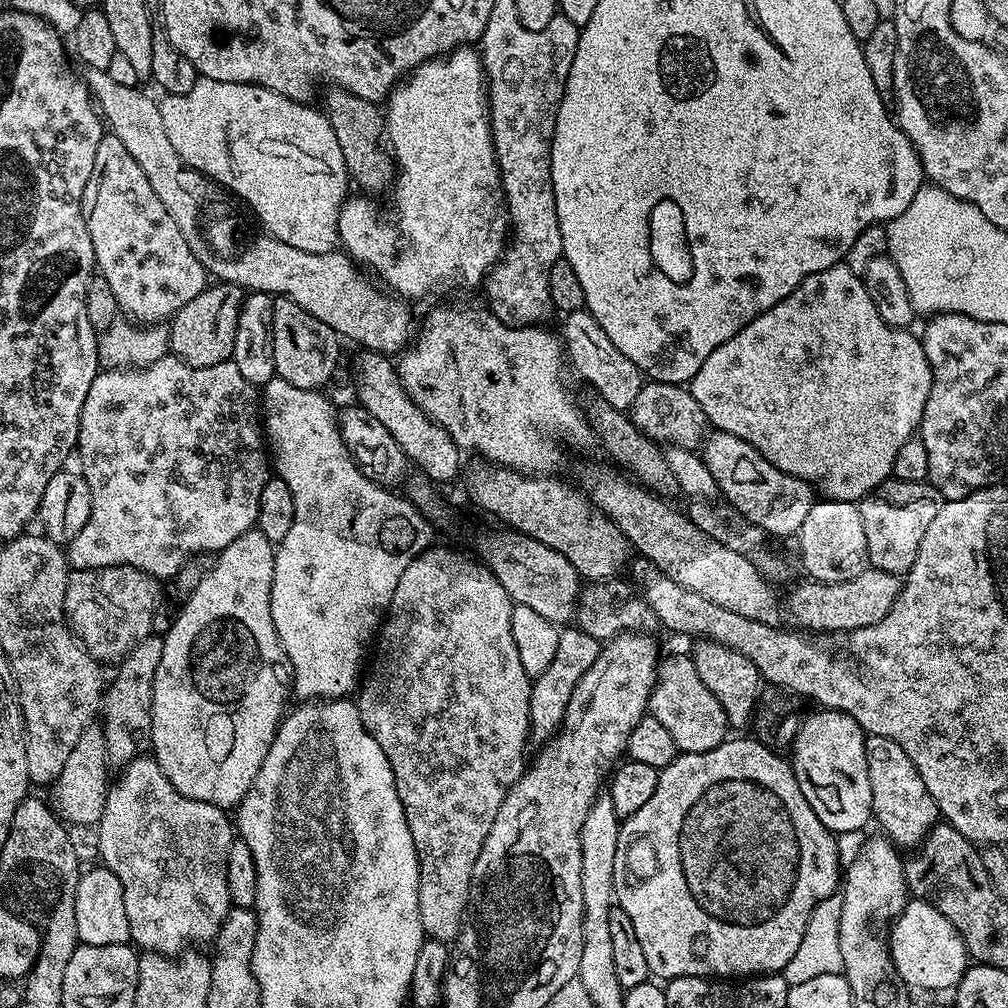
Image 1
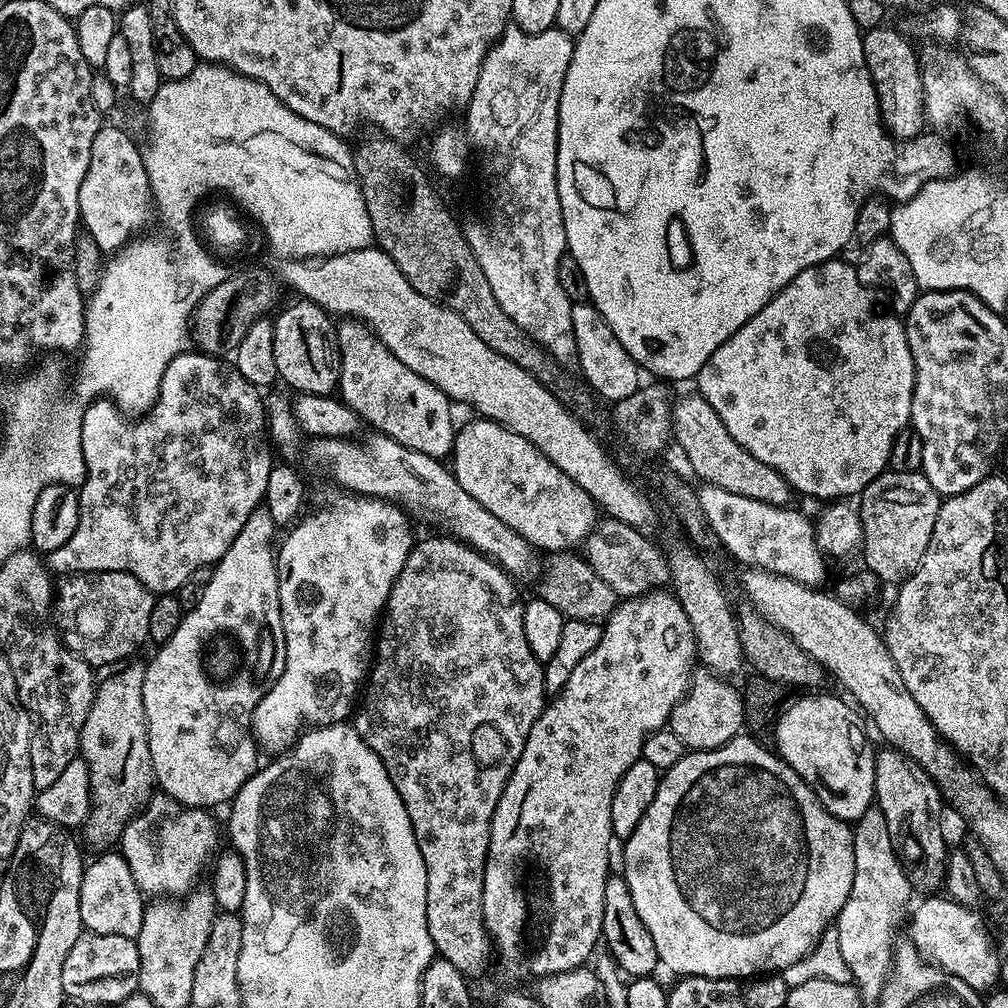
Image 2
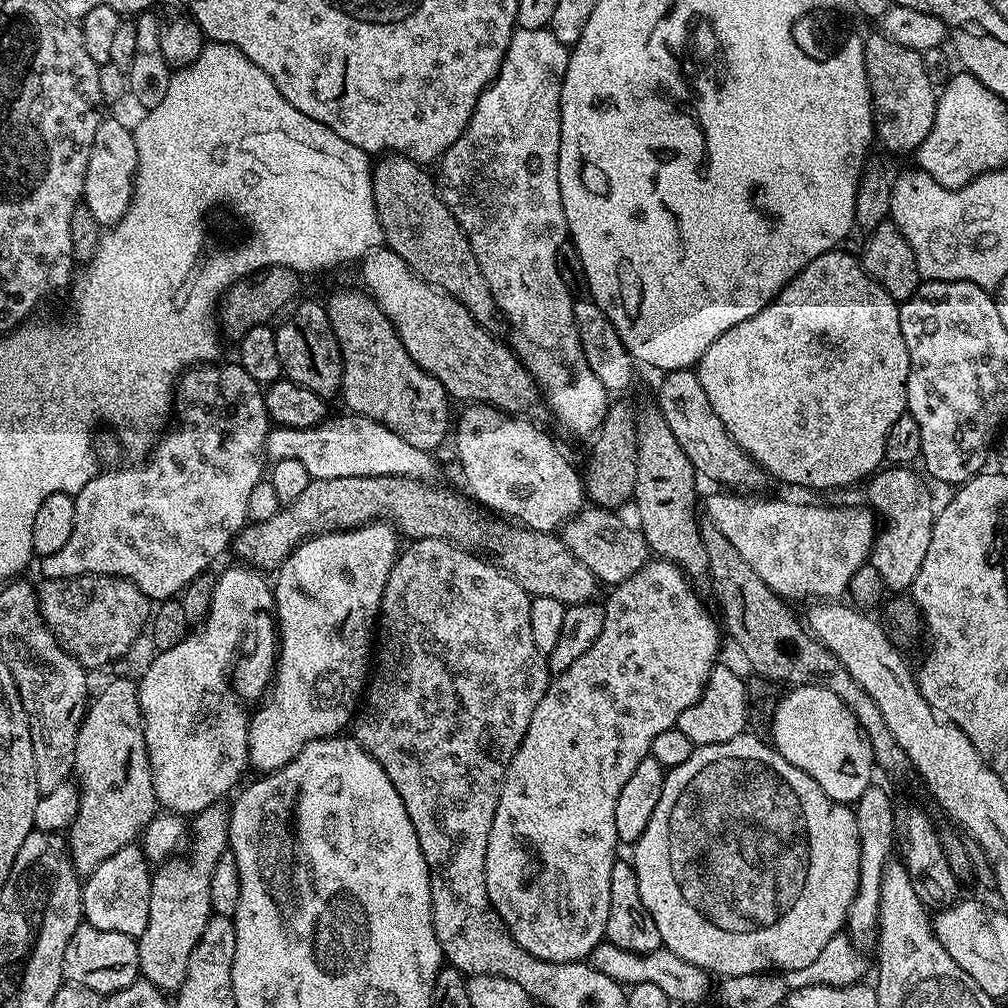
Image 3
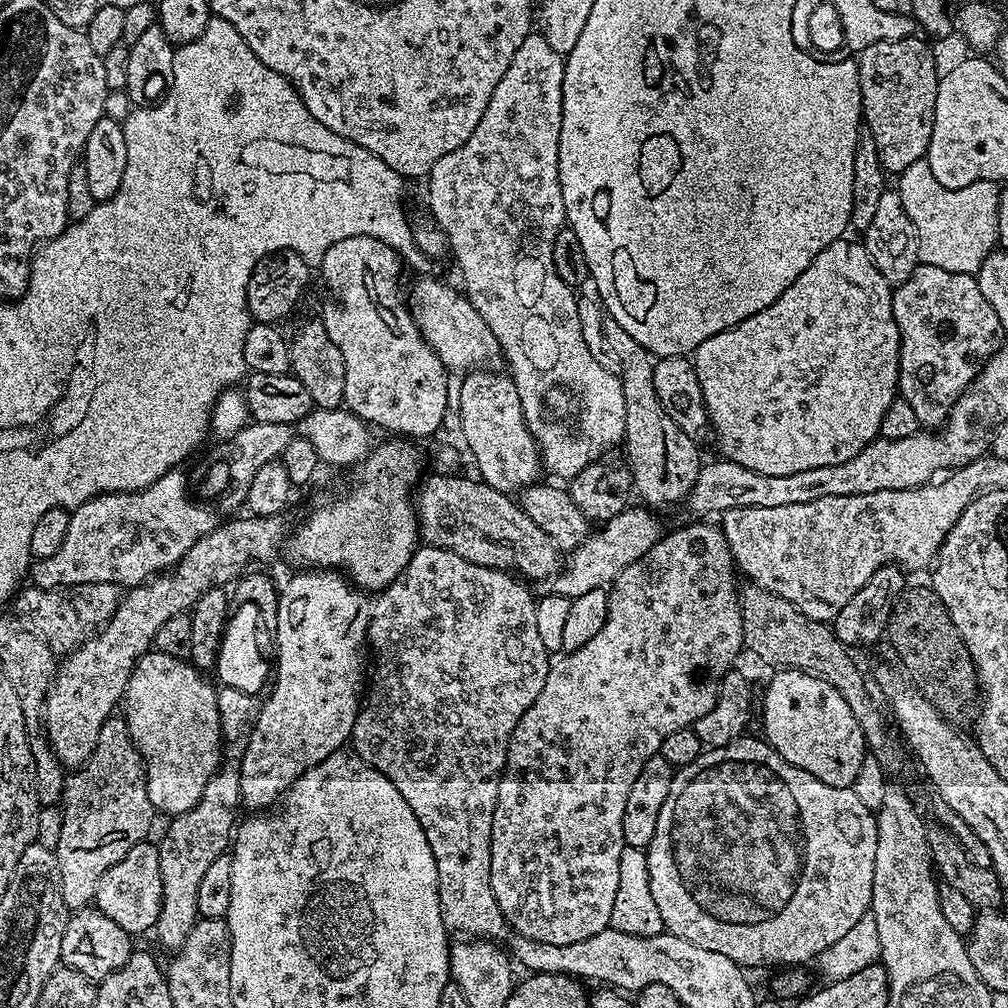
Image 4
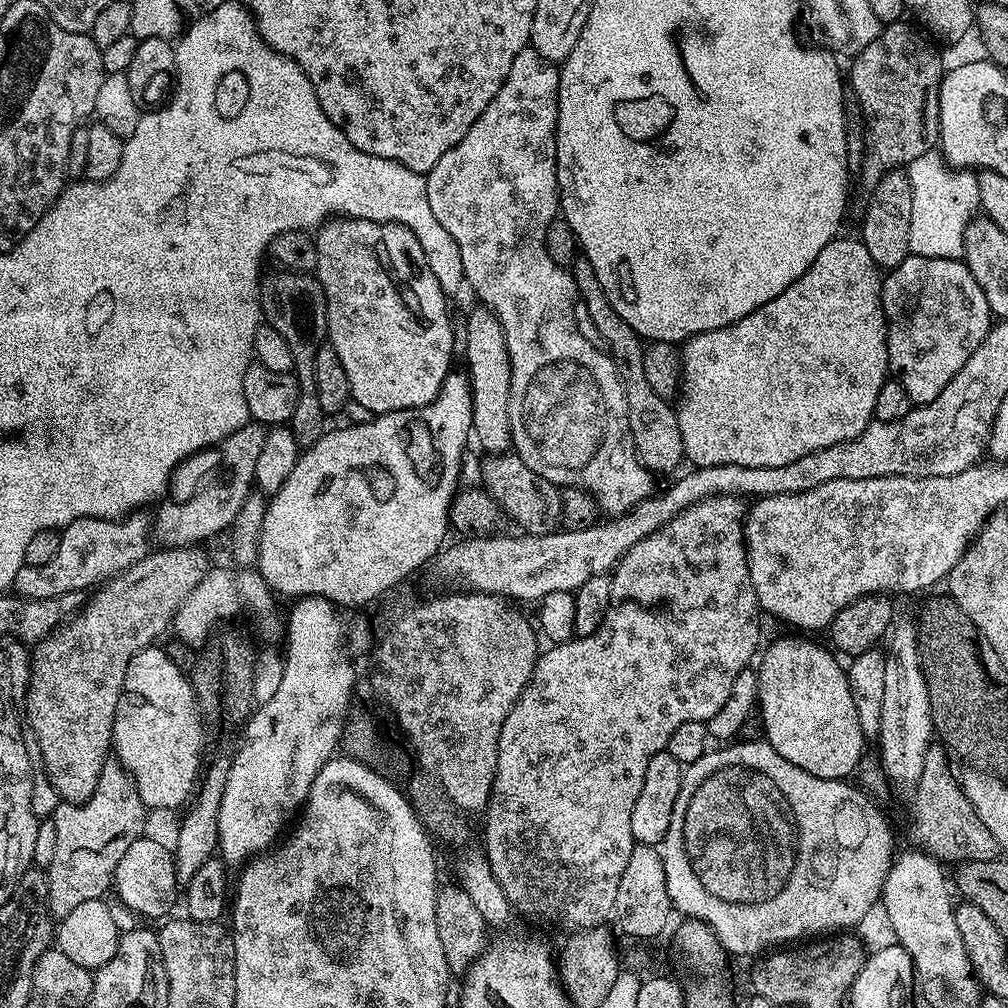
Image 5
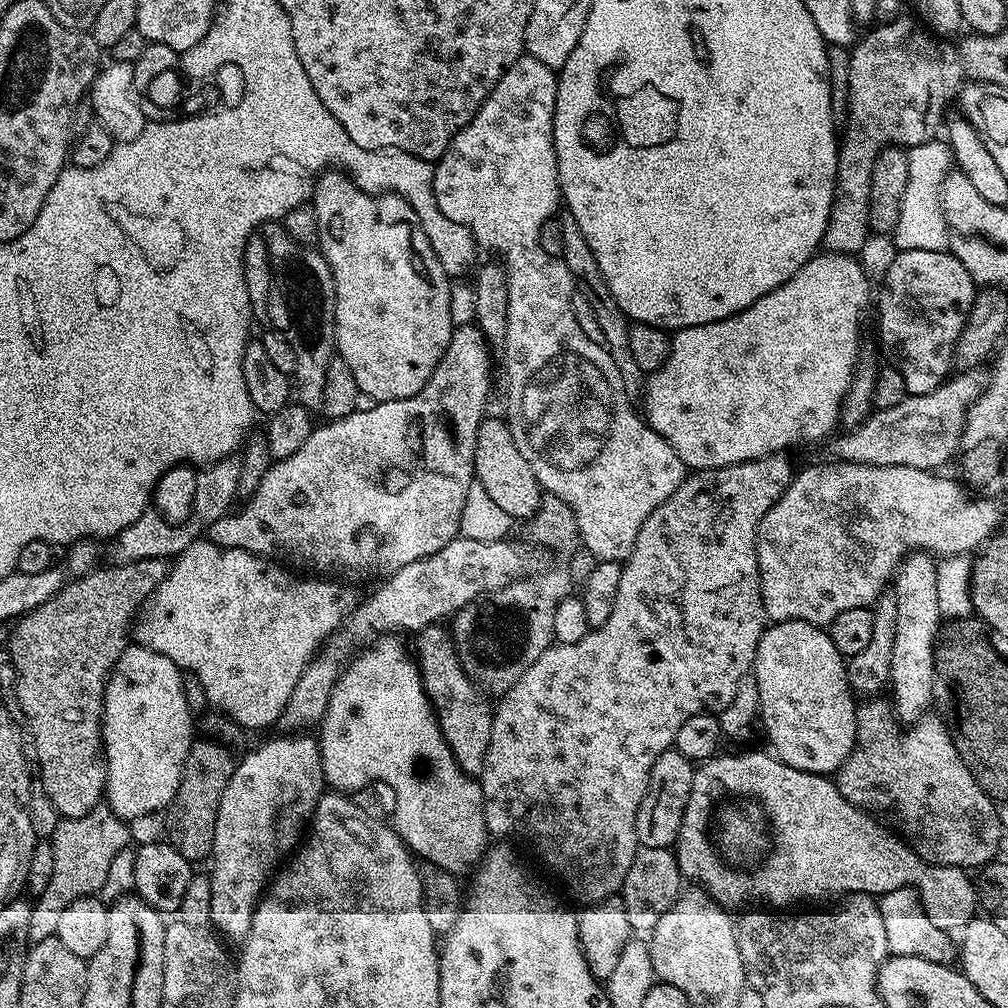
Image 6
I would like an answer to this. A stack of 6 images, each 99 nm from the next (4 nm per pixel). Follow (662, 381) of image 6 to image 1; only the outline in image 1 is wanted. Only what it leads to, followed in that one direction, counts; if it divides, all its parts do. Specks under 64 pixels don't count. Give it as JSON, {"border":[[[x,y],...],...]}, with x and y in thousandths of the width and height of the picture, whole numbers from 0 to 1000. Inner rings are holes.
{"border":[[[837,260],[823,264],[812,272],[804,272],[776,300],[764,304],[752,315],[748,315],[728,335],[716,339],[712,347],[696,359],[692,371],[685,378],[685,391],[692,403],[696,403],[696,411],[700,411],[703,422],[711,429],[728,431],[728,435],[736,435],[736,438],[744,438],[748,446],[752,446],[772,466],[794,476],[800,476],[812,485],[814,493],[822,496],[839,496],[852,498],[885,472],[887,453],[891,445],[905,433],[910,432],[915,415],[915,407],[919,407],[919,395],[923,391],[925,368],[923,359],[919,359],[919,347],[912,336],[904,333],[904,328],[896,325],[885,325],[871,312],[871,304],[863,300],[863,292],[859,292],[856,277],[841,267]]]}

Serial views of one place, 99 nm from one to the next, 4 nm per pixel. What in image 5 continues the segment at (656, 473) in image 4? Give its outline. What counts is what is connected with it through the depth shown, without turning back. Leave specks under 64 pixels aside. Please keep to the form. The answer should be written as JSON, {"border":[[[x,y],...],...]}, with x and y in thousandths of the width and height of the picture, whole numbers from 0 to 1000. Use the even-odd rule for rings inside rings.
{"border":[[[575,256],[566,263],[567,278],[571,282],[574,301],[581,304],[581,309],[589,318],[589,323],[597,335],[601,335],[601,348],[606,353],[613,367],[613,375],[617,379],[617,391],[621,391],[621,407],[625,415],[625,431],[629,435],[631,449],[640,464],[648,470],[654,468],[670,469],[675,456],[680,455],[677,442],[677,431],[673,427],[673,415],[668,402],[649,391],[645,378],[641,376],[641,366],[637,364],[637,355],[641,344],[640,338],[627,326],[625,319],[605,304],[605,296],[601,296],[601,288],[597,288],[597,280],[593,280],[593,272],[589,272],[589,264]]]}

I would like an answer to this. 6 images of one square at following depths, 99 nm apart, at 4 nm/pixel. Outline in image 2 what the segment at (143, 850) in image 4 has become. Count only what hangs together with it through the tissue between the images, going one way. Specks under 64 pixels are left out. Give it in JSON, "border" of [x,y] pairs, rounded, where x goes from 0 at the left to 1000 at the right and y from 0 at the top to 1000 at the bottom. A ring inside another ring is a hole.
{"border":[[[118,844],[103,845],[83,862],[79,880],[79,906],[81,918],[93,927],[117,927],[121,931],[135,932],[141,923],[141,911],[145,900],[144,886],[133,875],[129,859]]]}

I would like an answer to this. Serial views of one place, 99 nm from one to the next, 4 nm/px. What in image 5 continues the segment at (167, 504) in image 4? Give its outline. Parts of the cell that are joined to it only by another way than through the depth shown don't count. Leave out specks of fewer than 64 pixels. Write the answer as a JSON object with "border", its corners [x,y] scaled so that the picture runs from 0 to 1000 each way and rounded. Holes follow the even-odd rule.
{"border":[[[136,506],[128,508],[126,512],[117,516],[77,514],[73,518],[69,518],[60,528],[58,550],[54,550],[54,554],[50,554],[50,558],[46,558],[43,562],[25,560],[18,565],[14,580],[15,590],[25,591],[26,593],[58,593],[62,589],[94,584],[104,575],[113,574],[119,567],[124,567],[129,562],[133,562],[133,558],[137,558],[142,552],[146,552],[149,547],[149,541],[153,536],[151,530],[153,516],[150,511],[147,513],[145,509],[146,507]]]}

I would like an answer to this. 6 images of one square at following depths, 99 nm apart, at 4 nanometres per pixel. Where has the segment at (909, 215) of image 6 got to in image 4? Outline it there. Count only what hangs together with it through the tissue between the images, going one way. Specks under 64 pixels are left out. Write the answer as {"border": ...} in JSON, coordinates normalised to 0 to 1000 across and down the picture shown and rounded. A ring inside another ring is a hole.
{"border":[[[920,158],[909,159],[903,165],[899,165],[899,169],[892,172],[891,179],[893,179],[891,189],[895,196],[895,204],[899,204],[899,212],[903,212],[903,220],[907,220],[913,261],[932,264],[934,268],[967,272],[976,257],[990,242],[988,233],[993,188],[982,179],[971,179],[957,187],[936,187],[927,177]]]}

